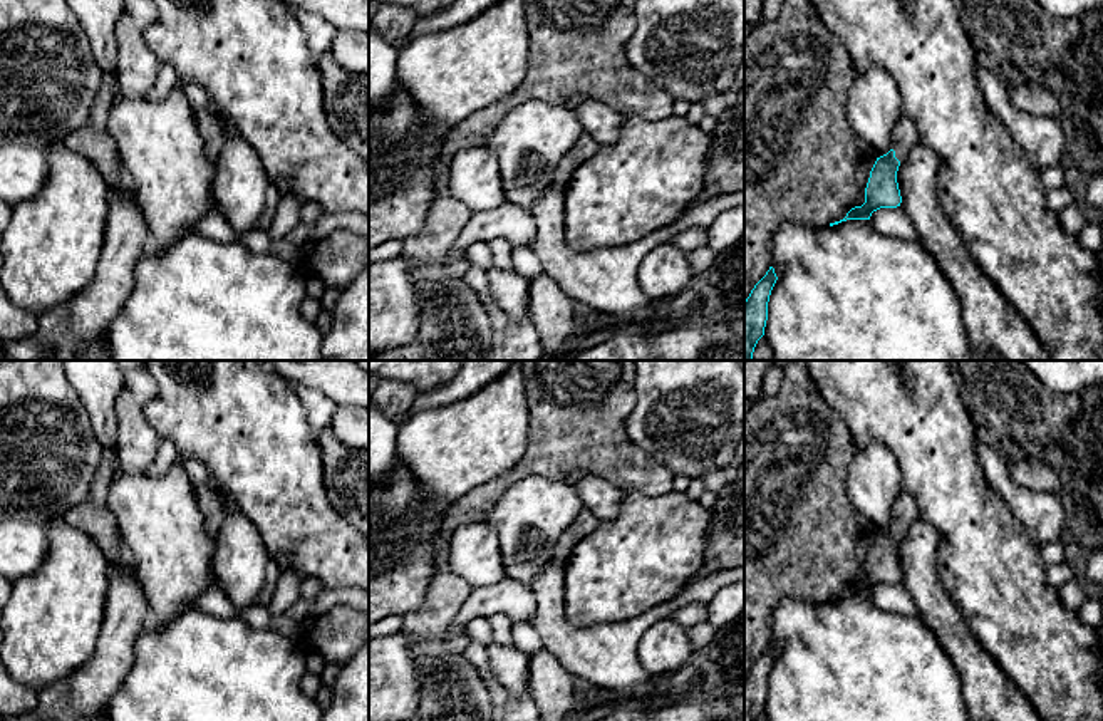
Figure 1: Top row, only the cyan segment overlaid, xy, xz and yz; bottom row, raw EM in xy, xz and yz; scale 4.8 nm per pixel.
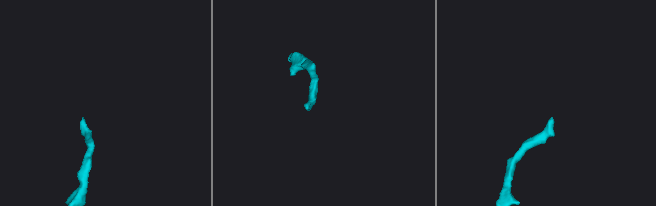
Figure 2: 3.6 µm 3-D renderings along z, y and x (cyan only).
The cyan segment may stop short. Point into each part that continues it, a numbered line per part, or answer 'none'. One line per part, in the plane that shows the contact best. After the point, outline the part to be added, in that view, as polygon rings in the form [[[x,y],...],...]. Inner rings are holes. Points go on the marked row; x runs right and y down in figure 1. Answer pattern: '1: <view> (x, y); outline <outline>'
1: yz (904, 138); outline [[[902,112],[892,132],[892,149],[895,151],[895,158],[902,163],[917,143],[919,132],[915,121]]]

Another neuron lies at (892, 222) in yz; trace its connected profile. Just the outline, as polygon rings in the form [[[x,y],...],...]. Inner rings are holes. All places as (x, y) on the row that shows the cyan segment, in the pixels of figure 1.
[[[900,206],[880,208],[872,213],[870,221],[885,236],[909,241],[919,238],[909,215]]]

